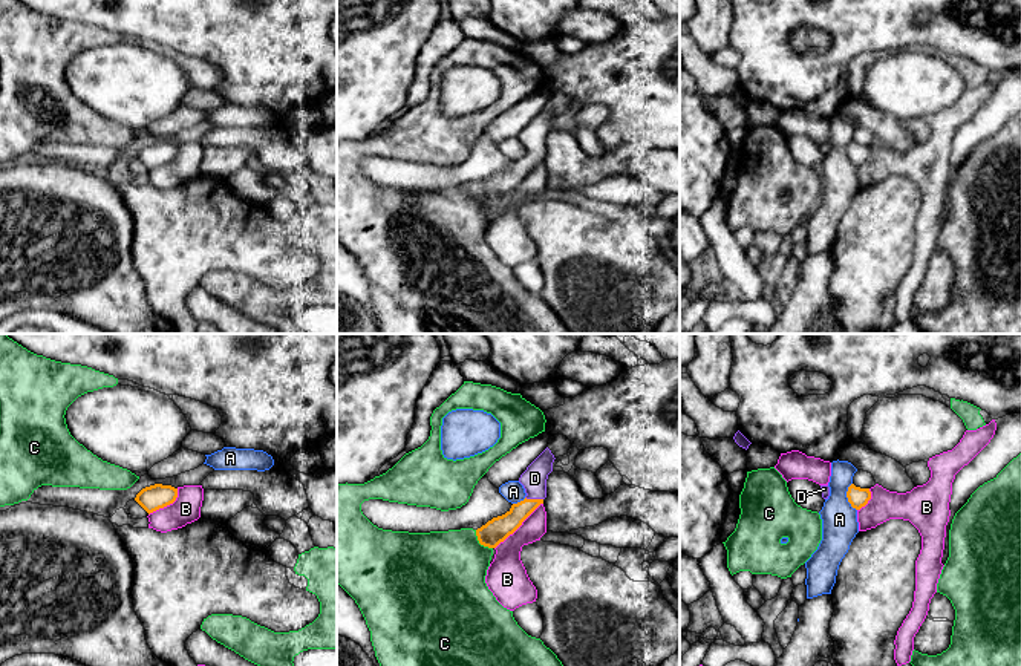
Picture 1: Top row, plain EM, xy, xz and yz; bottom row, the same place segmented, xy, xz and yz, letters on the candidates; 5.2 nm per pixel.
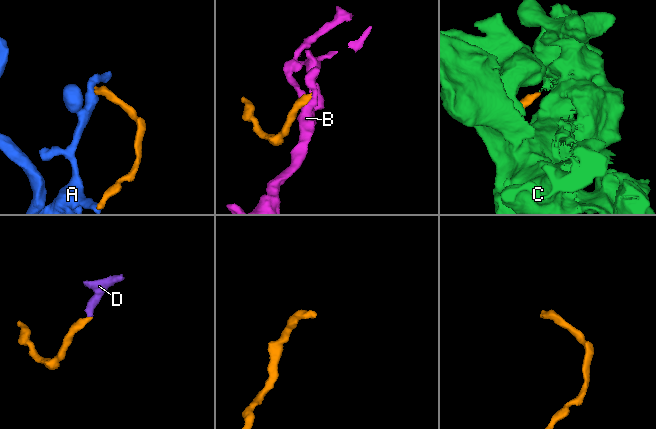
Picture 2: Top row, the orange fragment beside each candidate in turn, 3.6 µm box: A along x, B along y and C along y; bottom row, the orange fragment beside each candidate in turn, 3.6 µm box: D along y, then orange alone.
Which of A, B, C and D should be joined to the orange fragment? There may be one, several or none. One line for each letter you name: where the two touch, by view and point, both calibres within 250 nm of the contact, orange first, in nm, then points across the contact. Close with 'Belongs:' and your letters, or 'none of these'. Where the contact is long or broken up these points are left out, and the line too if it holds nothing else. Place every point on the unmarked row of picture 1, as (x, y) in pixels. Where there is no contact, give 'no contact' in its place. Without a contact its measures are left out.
D: xz (534, 156) | 120/130 nm | across xz (498, 186), (505, 182), (534, 156), (534, 135)
Belongs: D

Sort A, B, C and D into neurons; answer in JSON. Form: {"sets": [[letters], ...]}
{"sets": [["A"], ["B"], ["C"], ["D"]]}

